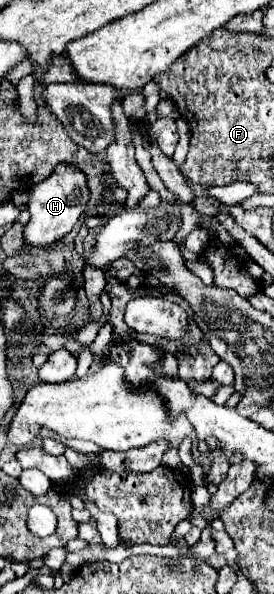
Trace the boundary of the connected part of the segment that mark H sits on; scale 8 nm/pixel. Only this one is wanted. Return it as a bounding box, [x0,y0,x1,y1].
[23,162,89,246]

